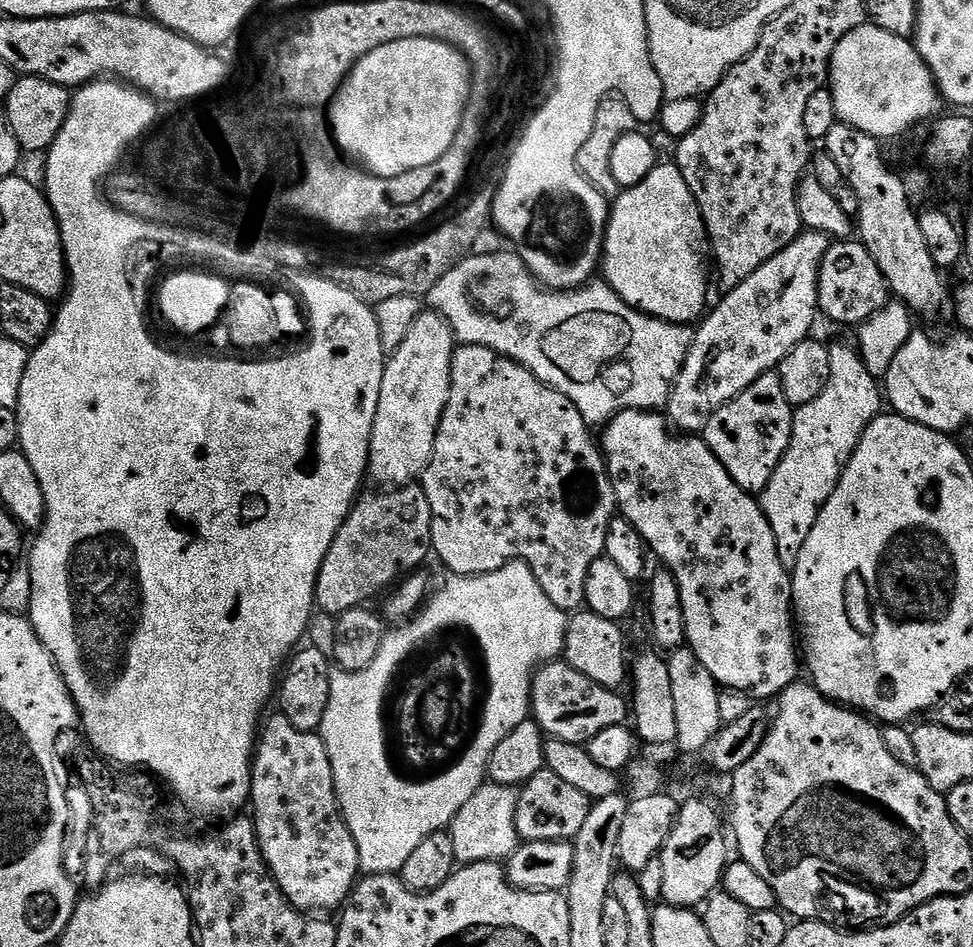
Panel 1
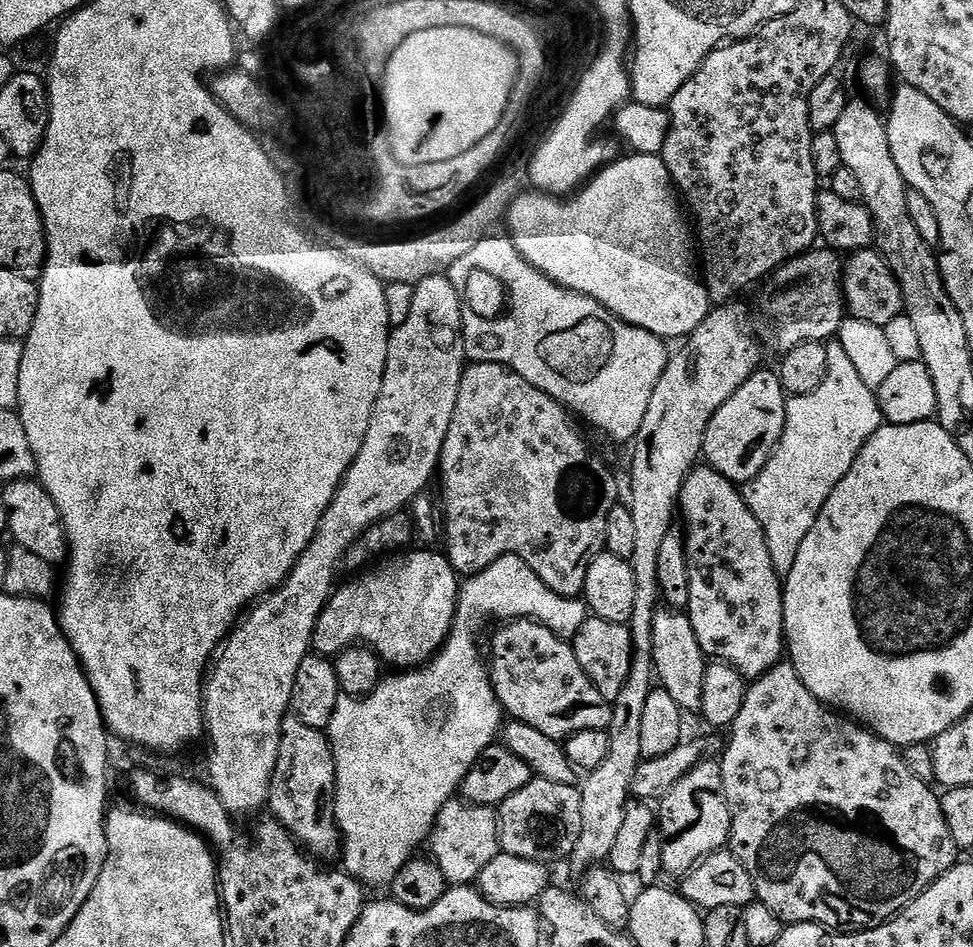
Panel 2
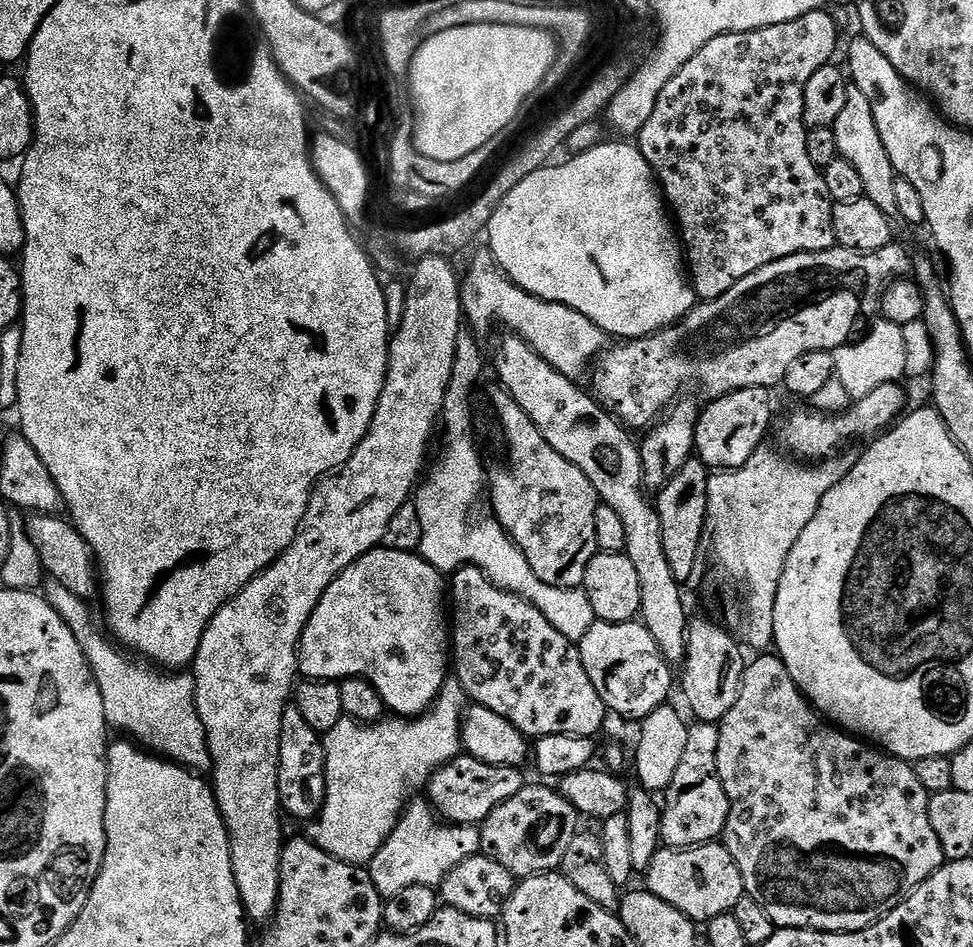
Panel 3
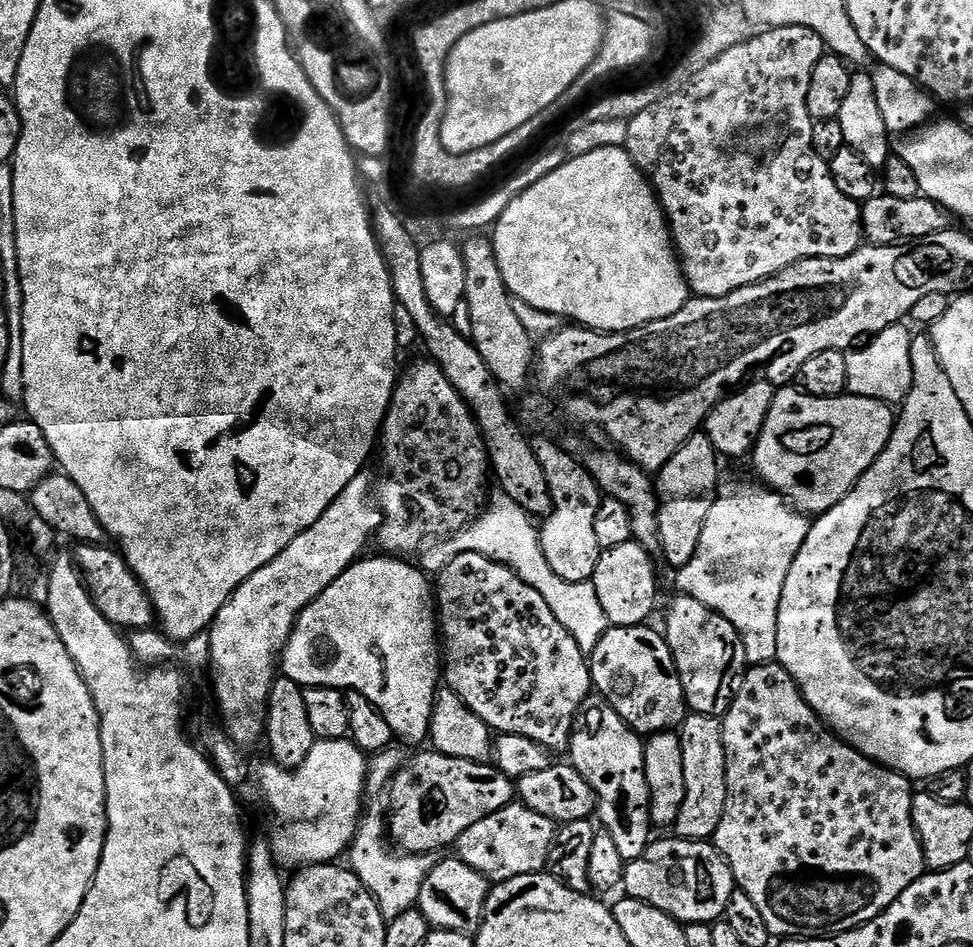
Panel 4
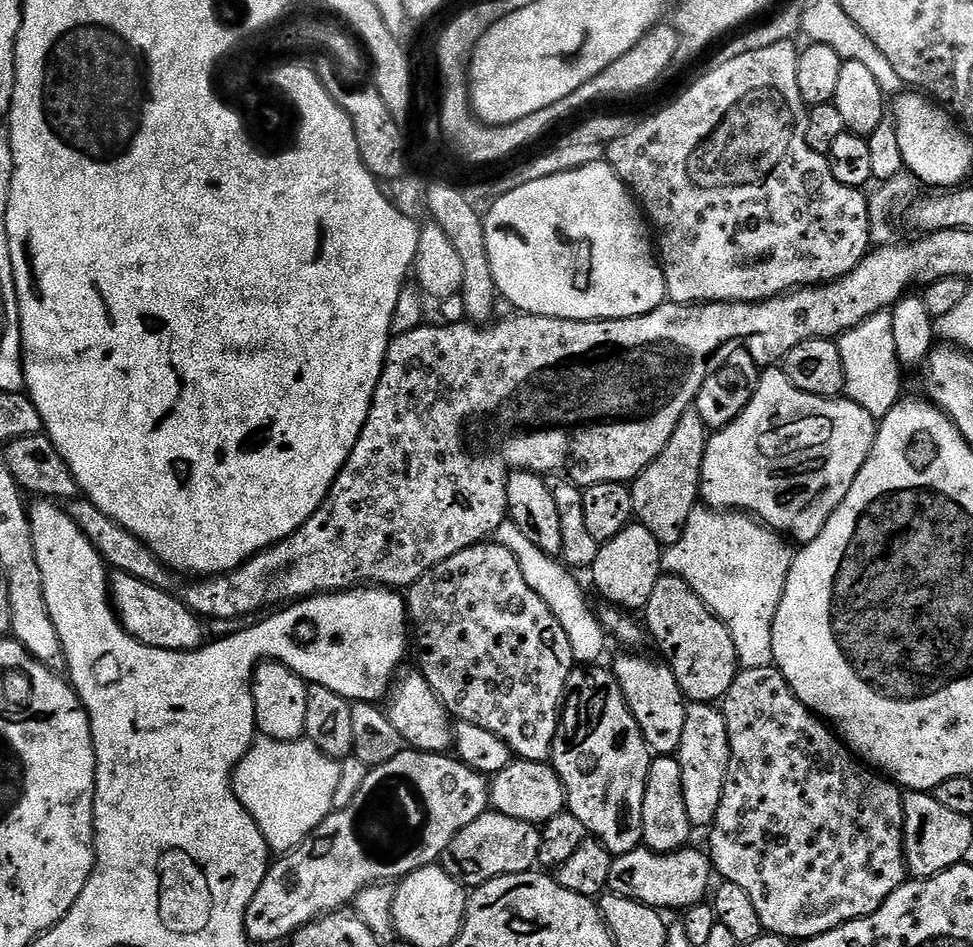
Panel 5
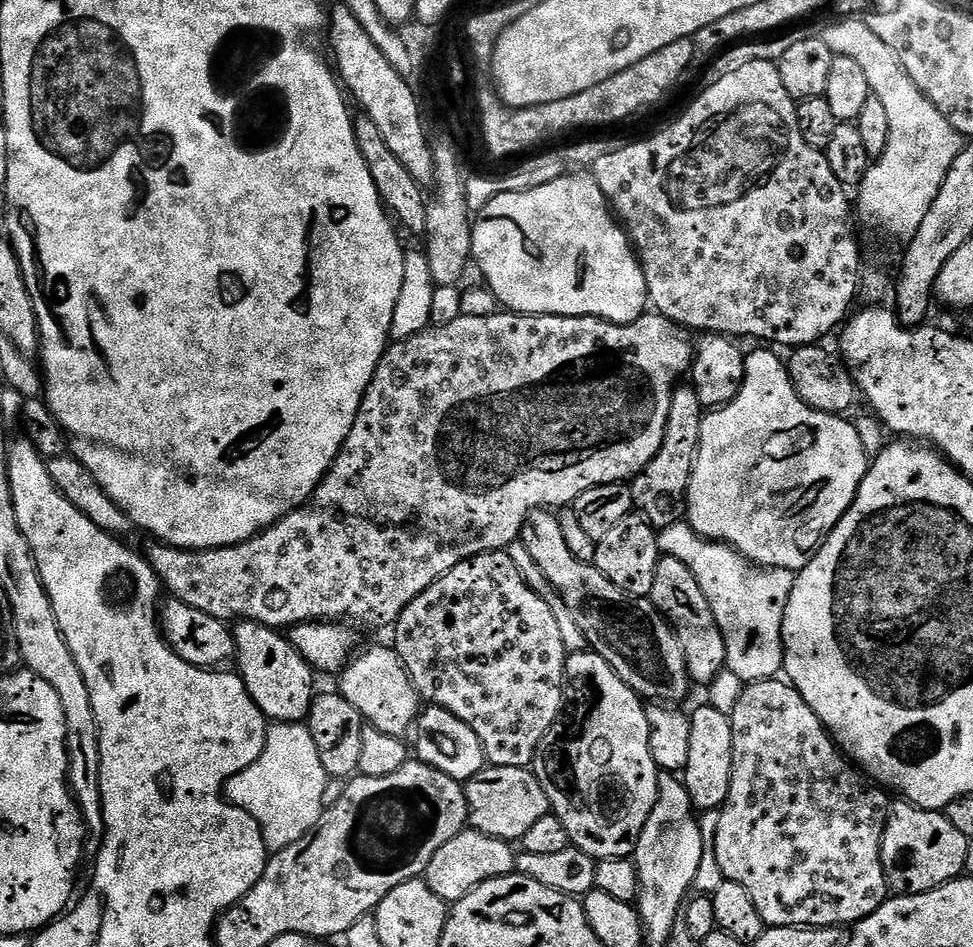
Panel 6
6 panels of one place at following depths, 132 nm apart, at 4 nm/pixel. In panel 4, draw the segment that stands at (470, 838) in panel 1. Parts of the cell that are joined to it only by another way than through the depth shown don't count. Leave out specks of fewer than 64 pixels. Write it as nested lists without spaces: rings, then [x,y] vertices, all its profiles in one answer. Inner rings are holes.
[[[365,811],[356,829],[356,836],[352,840],[350,849],[350,867],[357,878],[370,890],[385,920],[398,918],[407,908],[417,907],[422,890],[422,882],[434,870],[438,862],[437,857],[430,852],[401,852],[393,850],[386,839],[386,824],[379,820],[374,813]]]

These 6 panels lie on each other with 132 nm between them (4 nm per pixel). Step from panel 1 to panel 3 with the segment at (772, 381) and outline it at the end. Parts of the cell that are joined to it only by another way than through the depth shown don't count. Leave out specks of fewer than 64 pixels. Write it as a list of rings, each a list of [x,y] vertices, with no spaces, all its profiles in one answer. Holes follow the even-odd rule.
[[[747,388],[731,392],[729,396],[713,399],[708,409],[699,413],[696,421],[696,447],[695,455],[703,464],[712,470],[727,470],[741,468],[752,455],[765,443],[764,435],[772,424],[772,396],[773,393],[766,388]]]

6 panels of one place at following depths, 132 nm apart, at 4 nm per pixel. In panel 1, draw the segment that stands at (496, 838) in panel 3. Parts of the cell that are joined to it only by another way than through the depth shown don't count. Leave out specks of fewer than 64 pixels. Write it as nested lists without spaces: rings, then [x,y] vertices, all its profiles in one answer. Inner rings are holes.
[[[550,771],[539,772],[530,778],[518,792],[516,829],[524,842],[554,842],[555,840],[575,841],[578,830],[586,826],[593,801],[582,790],[570,786],[558,774]]]

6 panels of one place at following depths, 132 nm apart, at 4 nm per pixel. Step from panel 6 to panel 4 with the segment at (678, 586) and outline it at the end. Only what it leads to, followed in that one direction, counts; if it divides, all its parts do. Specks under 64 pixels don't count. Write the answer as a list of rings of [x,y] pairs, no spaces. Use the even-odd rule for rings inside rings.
[[[676,594],[669,602],[668,625],[662,632],[680,675],[685,705],[703,716],[723,717],[732,705],[734,689],[746,668],[740,632],[722,614],[683,594]]]

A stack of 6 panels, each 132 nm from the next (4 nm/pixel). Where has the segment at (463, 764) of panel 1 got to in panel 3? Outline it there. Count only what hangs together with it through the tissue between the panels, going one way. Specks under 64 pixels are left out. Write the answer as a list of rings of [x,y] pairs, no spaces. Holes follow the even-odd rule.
[[[449,678],[444,681],[436,703],[419,718],[385,718],[379,724],[358,724],[347,718],[340,720],[338,726],[334,726],[334,730],[323,737],[326,754],[326,798],[323,810],[311,825],[312,843],[347,864],[366,866],[370,863],[400,821],[410,797],[416,794],[411,792],[416,792],[419,788],[421,791],[437,770],[461,755],[460,725],[468,703],[469,698],[460,681]]]

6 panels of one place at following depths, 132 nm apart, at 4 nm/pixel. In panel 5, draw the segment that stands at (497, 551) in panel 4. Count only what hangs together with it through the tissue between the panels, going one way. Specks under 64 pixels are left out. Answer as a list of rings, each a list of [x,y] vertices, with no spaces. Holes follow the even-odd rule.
[[[513,531],[511,535],[512,537],[507,537],[506,540],[508,548],[518,558],[520,569],[528,585],[544,599],[546,606],[550,606],[552,613],[560,620],[562,630],[566,630],[570,638],[573,657],[579,663],[580,660],[584,664],[594,663],[603,654],[609,637],[606,635],[604,625],[600,622],[599,615],[595,611],[592,613],[592,608],[584,597],[583,586],[572,577],[575,575],[557,557],[548,556],[521,532]]]

